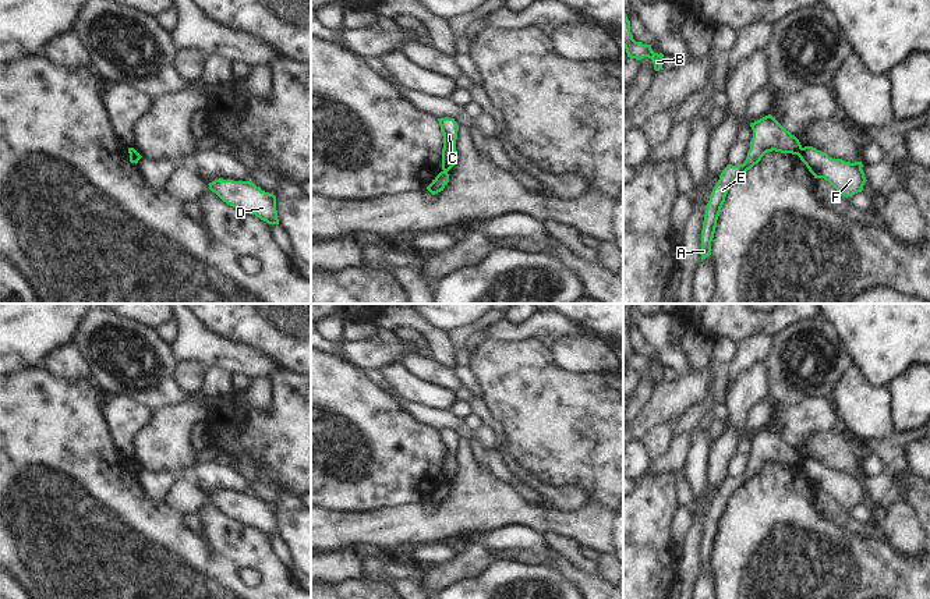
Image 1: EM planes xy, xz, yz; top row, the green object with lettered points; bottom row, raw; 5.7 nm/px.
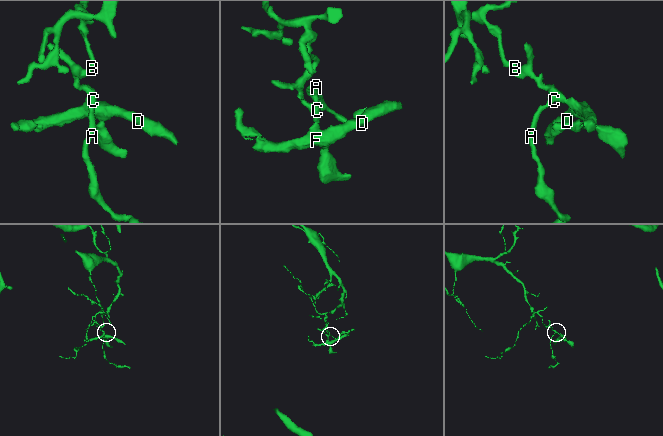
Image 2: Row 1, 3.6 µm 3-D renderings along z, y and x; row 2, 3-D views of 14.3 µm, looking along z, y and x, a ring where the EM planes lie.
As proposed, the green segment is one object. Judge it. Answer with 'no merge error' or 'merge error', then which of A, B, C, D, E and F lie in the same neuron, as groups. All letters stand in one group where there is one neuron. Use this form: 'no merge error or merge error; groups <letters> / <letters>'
merge error; groups A B C E / D F

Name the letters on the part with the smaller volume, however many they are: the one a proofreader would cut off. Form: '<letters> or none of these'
D, F

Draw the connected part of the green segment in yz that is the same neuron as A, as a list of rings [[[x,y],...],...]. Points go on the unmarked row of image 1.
[[[771,426],[752,435],[750,439],[753,442],[753,450],[749,456],[750,461],[745,475],[739,478],[728,476],[722,482],[707,515],[701,542],[701,573],[711,567],[711,553],[717,532],[731,497],[757,476],[767,464],[792,465],[799,469],[803,467],[799,451],[786,443]]]

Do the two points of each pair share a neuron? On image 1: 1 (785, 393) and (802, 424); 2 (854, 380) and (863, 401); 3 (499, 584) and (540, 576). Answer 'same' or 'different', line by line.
1: different
2: same
3: same

